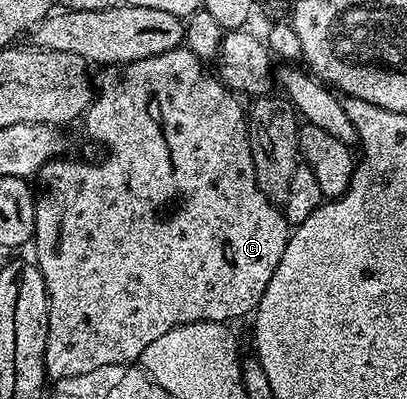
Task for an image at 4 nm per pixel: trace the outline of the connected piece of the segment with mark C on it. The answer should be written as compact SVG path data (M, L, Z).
M178 47L165 51L164 54L153 55L151 58L137 59L136 62L129 62L126 65L108 65L100 68L99 78L96 76L93 81L93 93L90 105L87 106L86 113L81 118L81 125L87 128L87 133L95 141L107 145L108 157L104 161L67 161L68 159L56 159L45 163L37 174L39 189L34 190L35 194L35 235L33 246L35 245L34 264L39 266L41 275L45 279L47 288L47 298L49 299L49 331L45 339L45 367L48 378L52 382L58 383L67 377L85 375L89 371L97 371L97 367L109 367L110 365L129 365L140 360L145 347L153 339L158 339L167 331L172 331L178 325L191 324L194 321L219 321L230 322L230 317L243 317L254 314L255 308L259 306L261 295L265 295L265 287L269 287L269 279L273 279L273 271L277 271L277 263L281 263L281 255L285 255L287 238L289 236L289 226L283 217L283 210L278 204L272 203L268 197L257 187L257 179L253 171L253 155L251 154L251 144L247 138L247 119L244 106L239 106L240 98L232 95L227 86L219 80L218 76L209 74L203 70L204 62L200 58L194 57L191 50L186 47Z

